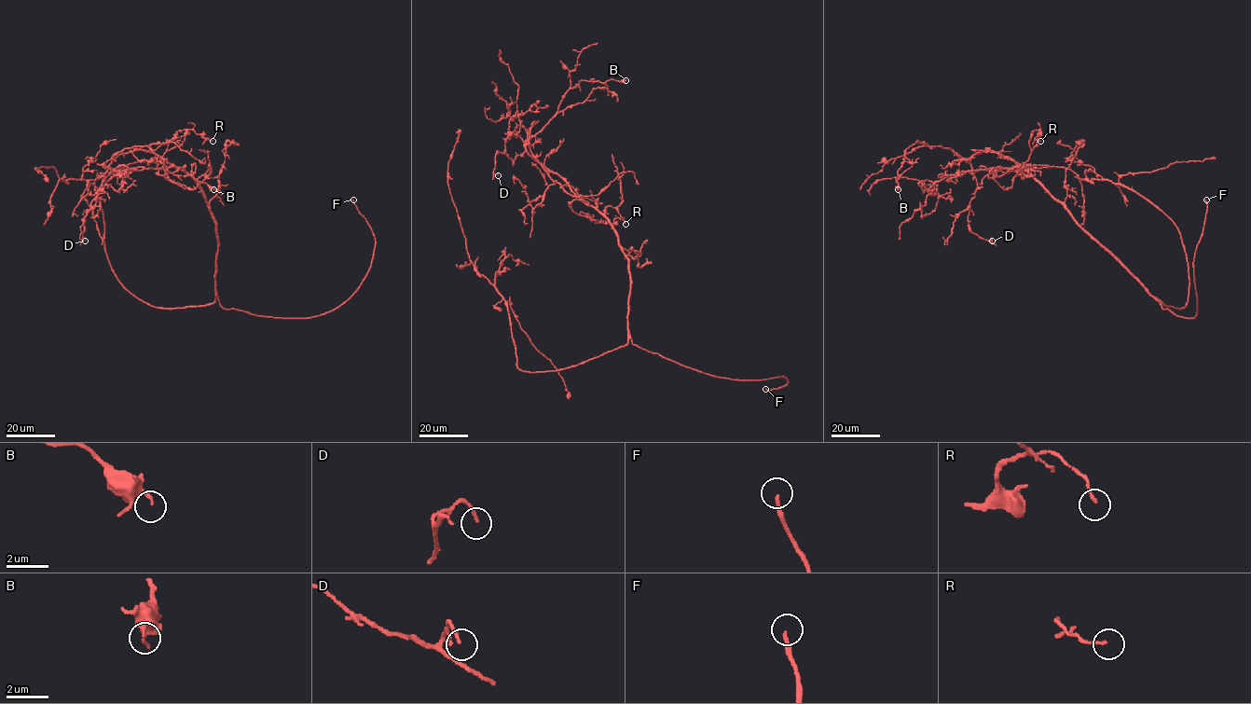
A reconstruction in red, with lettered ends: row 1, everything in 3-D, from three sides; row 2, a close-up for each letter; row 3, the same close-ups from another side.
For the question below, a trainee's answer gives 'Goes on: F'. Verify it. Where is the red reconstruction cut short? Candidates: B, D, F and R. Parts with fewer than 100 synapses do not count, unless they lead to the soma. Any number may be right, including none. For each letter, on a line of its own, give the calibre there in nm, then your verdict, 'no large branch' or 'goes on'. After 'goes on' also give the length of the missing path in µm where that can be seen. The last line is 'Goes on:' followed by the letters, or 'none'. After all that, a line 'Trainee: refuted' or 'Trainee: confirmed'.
B: 130 nm | no large branch
D: 120 nm | no large branch
F: 190 nm | goes on | 60 µm
R: 120 nm | no large branch
Goes on: F
Trainee: confirmed

